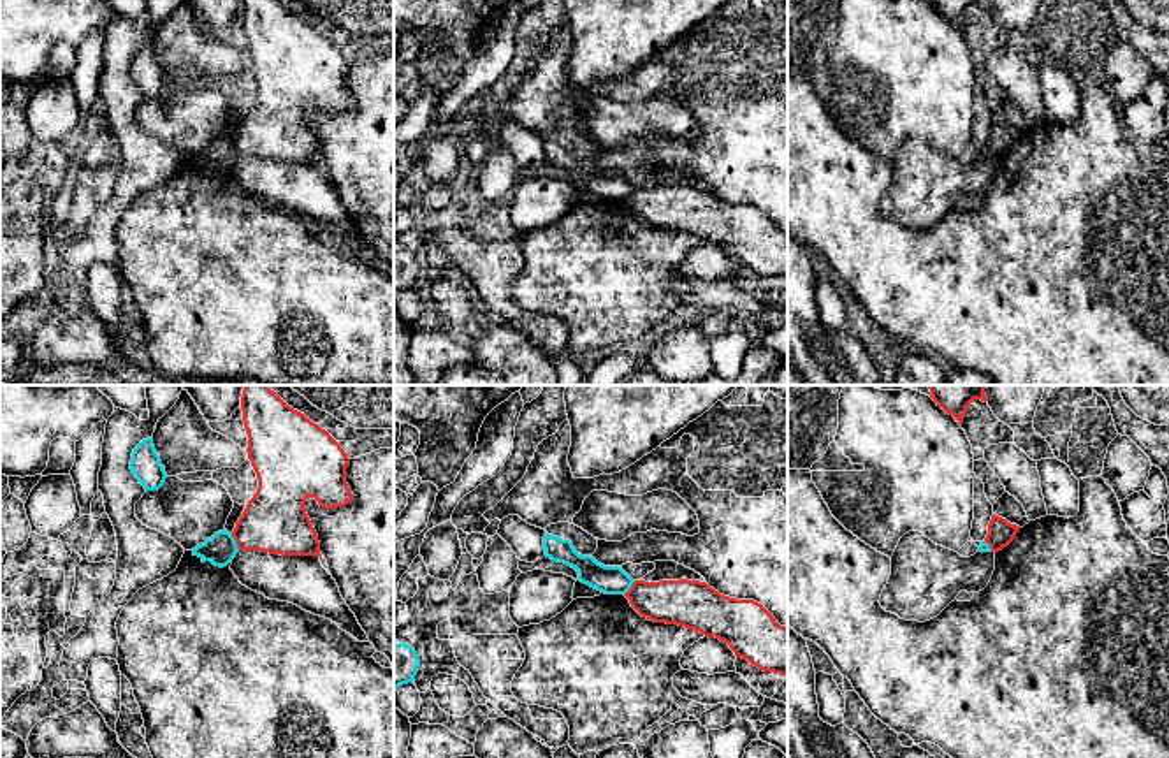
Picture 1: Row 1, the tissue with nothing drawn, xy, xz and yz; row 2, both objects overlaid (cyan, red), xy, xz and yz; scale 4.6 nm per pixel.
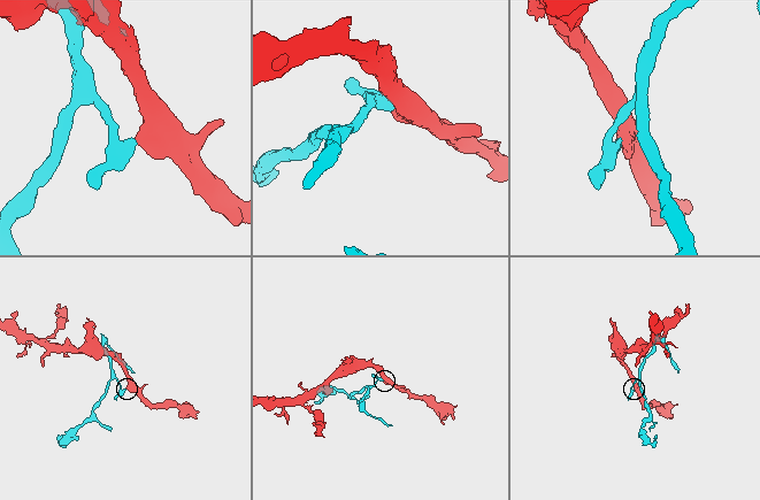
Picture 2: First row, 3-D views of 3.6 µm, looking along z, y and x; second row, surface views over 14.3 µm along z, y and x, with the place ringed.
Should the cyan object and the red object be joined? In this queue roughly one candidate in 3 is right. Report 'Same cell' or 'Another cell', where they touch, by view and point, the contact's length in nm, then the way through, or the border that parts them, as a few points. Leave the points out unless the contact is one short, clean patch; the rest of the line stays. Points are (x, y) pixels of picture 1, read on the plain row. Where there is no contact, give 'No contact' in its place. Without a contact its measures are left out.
Another cell. Touches cyan at xy (234, 148). Shared border 90 nm. Boundary: xy (231, 139), (239, 155)

